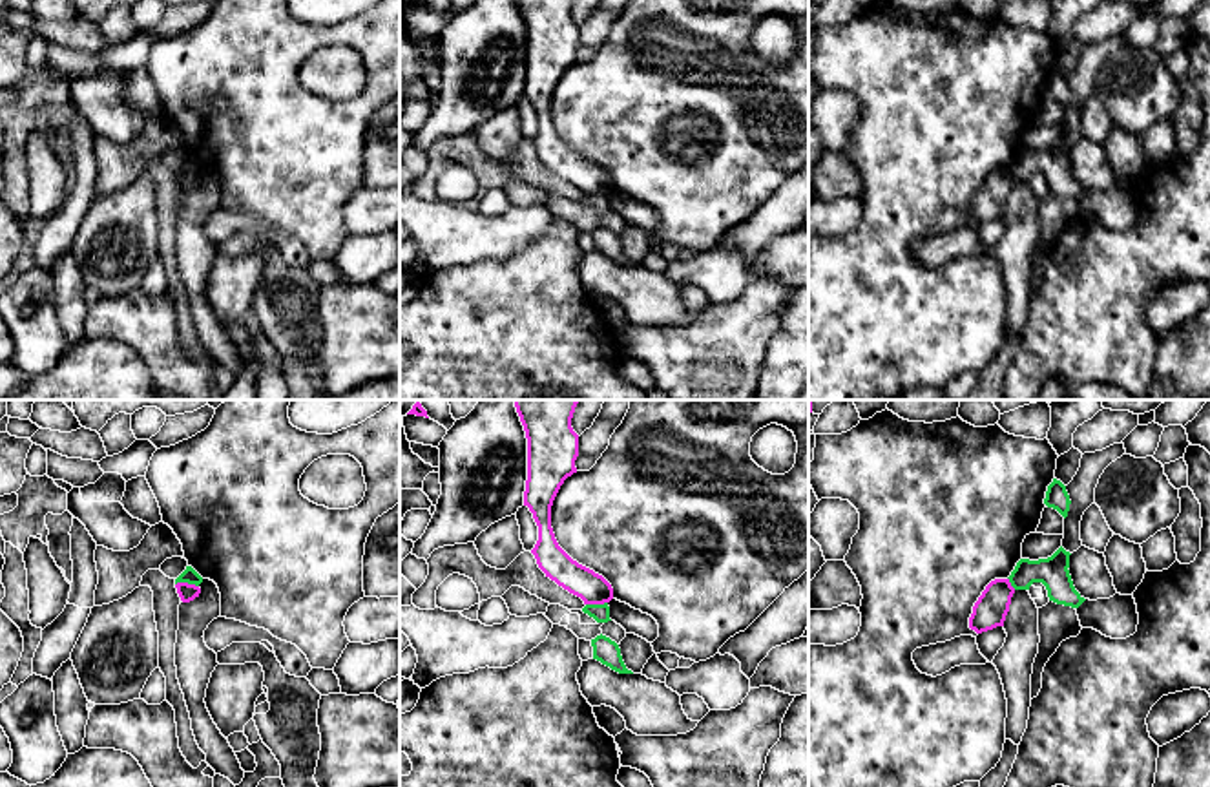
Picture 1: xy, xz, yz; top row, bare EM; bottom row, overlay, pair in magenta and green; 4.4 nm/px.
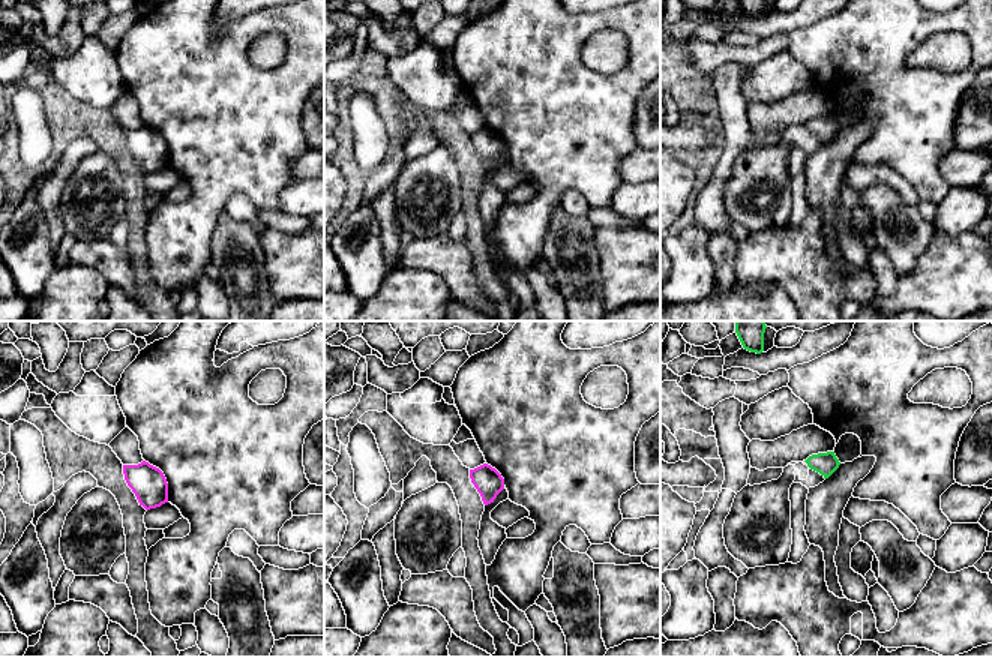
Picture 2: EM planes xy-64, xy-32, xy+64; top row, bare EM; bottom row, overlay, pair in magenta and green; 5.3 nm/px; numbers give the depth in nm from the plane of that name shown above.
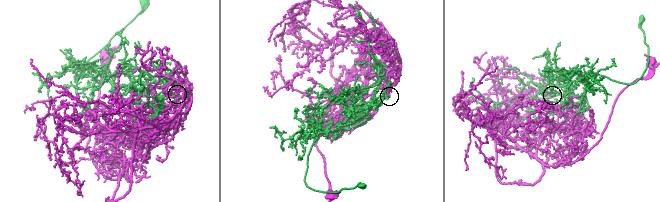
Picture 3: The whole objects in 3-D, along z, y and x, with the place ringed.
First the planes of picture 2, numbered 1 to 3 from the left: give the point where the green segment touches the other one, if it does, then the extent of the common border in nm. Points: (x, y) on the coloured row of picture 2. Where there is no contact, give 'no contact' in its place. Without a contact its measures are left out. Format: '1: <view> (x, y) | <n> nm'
1: no contact
2: no contact
3: no contact

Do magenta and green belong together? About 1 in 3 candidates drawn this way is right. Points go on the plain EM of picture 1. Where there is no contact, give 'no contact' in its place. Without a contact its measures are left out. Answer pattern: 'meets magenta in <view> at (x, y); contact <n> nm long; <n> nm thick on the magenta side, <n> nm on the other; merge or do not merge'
meets magenta in xy at (187, 174); contact 110 nm long; 80 nm thick on the magenta side, 70 nm on the other; do not merge

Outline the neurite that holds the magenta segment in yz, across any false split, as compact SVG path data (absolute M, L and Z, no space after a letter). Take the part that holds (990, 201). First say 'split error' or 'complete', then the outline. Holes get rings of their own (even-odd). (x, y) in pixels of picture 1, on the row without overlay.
complete; M1009 170L991 172L973 197L969 219L982 225L1004 217L1013 184Z

